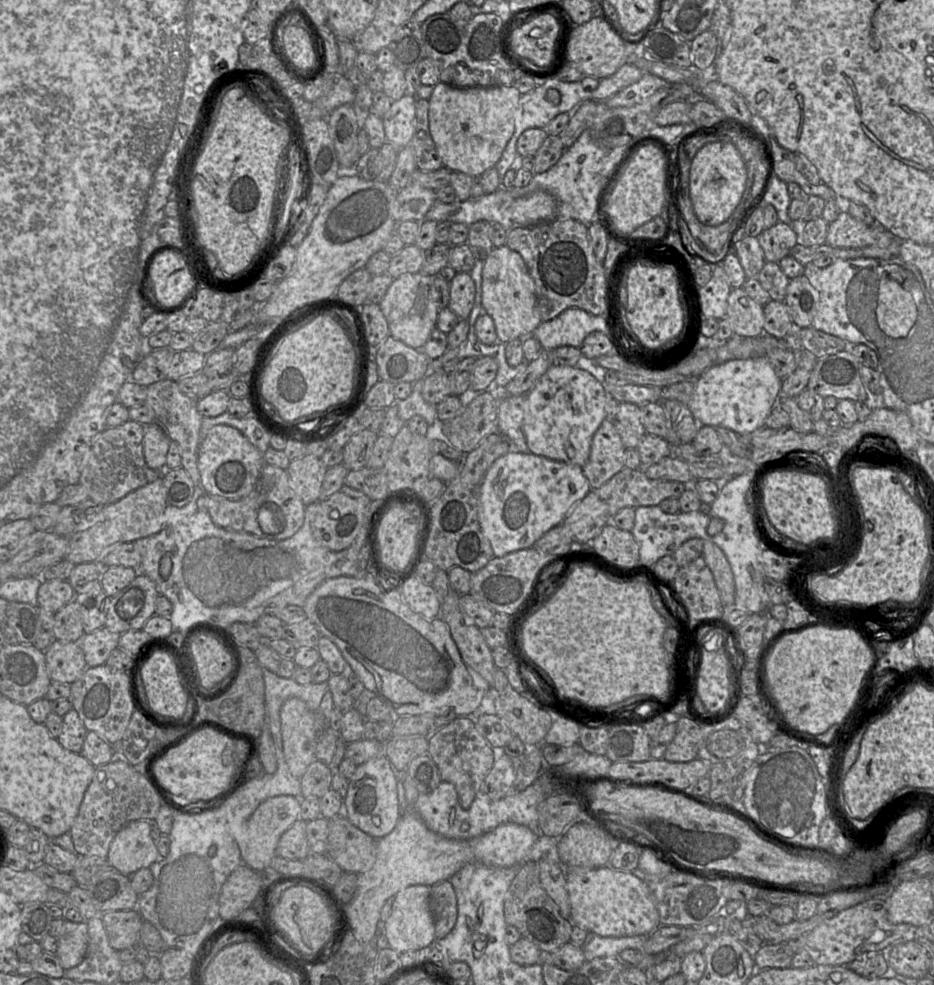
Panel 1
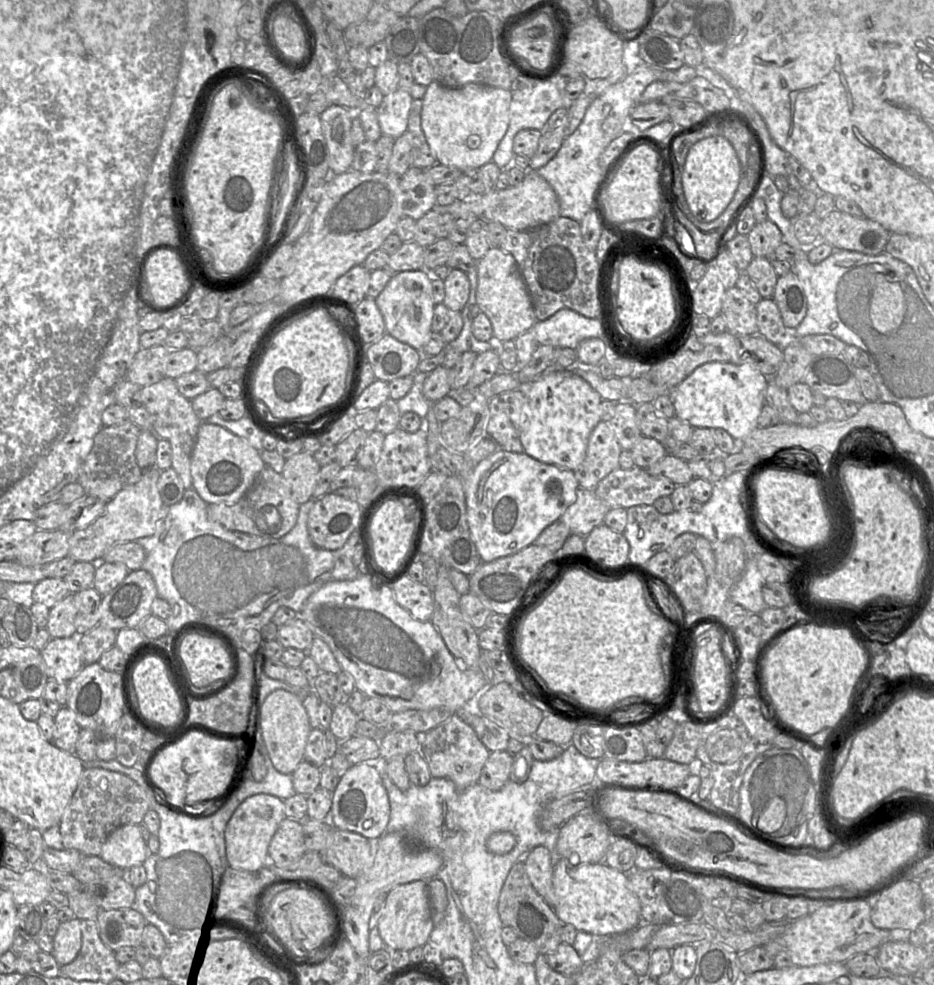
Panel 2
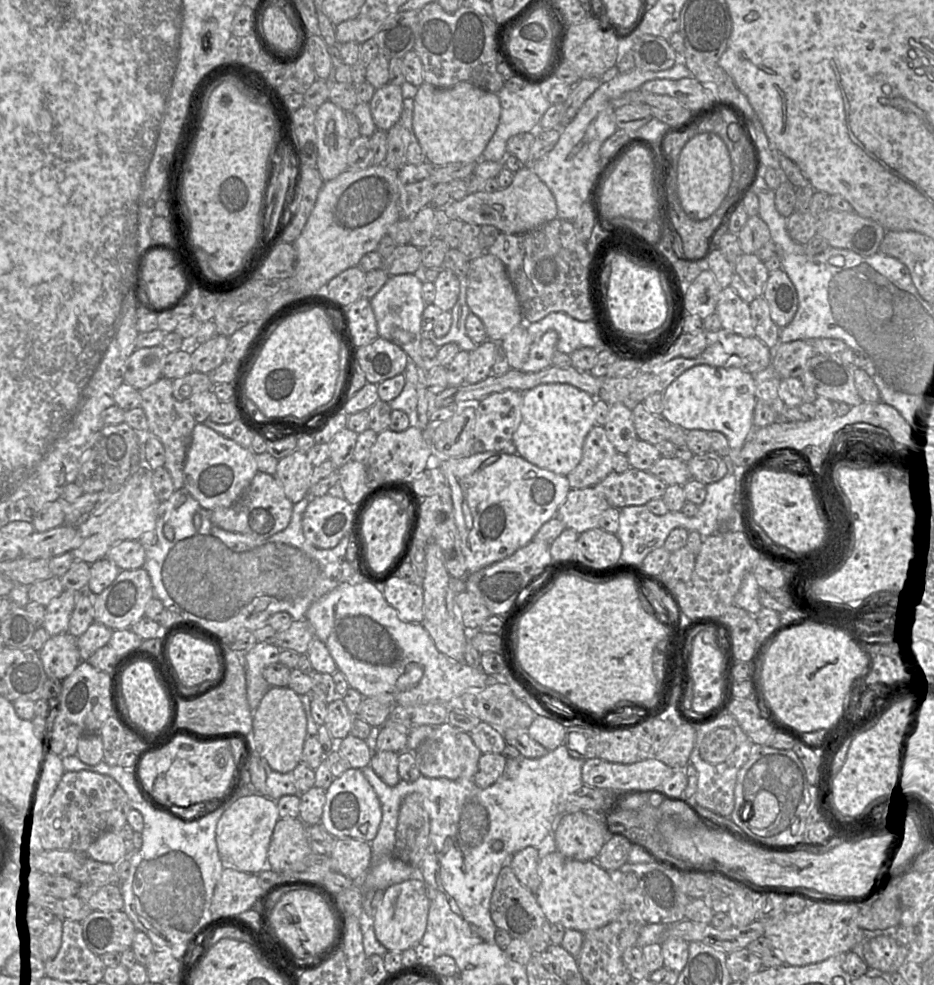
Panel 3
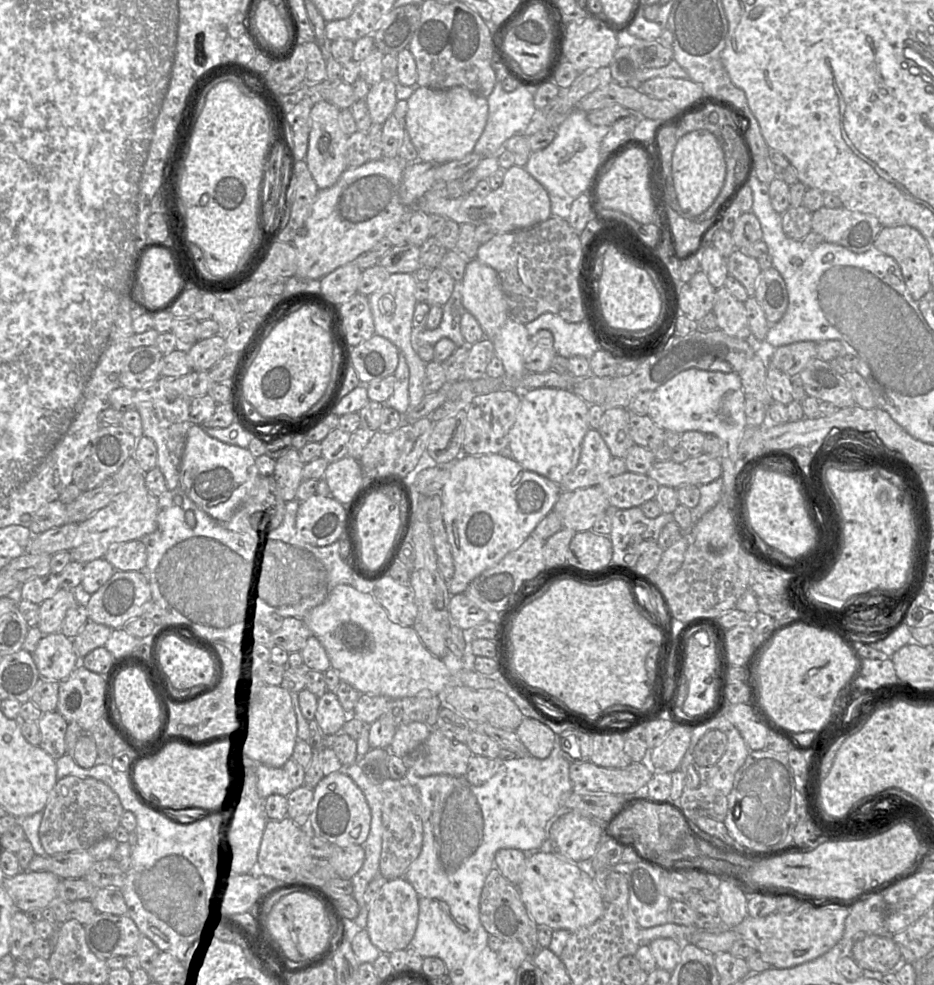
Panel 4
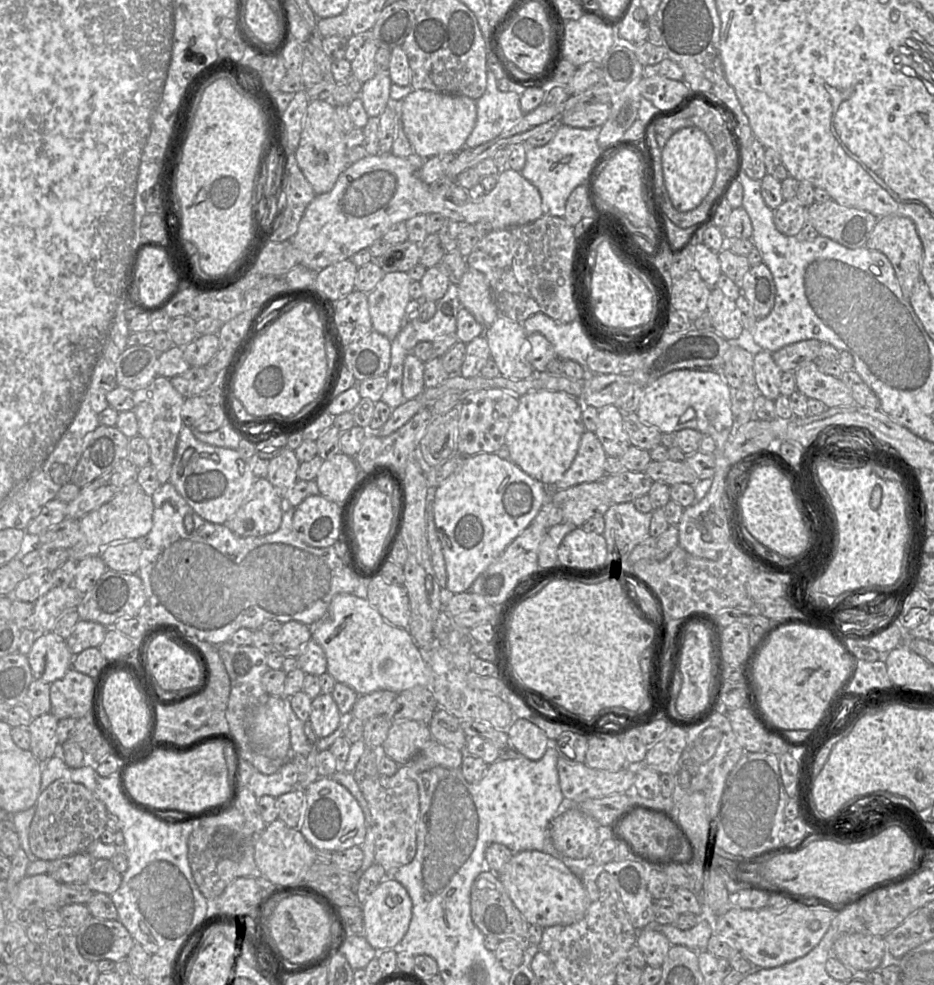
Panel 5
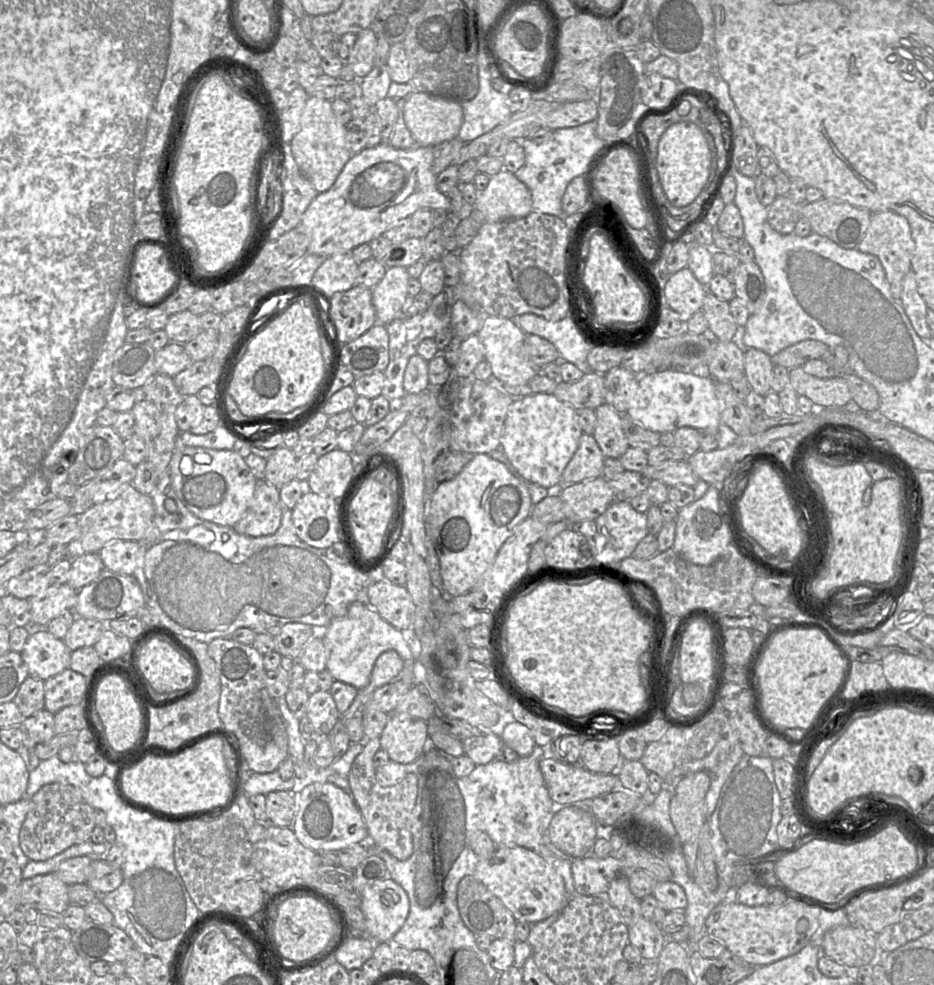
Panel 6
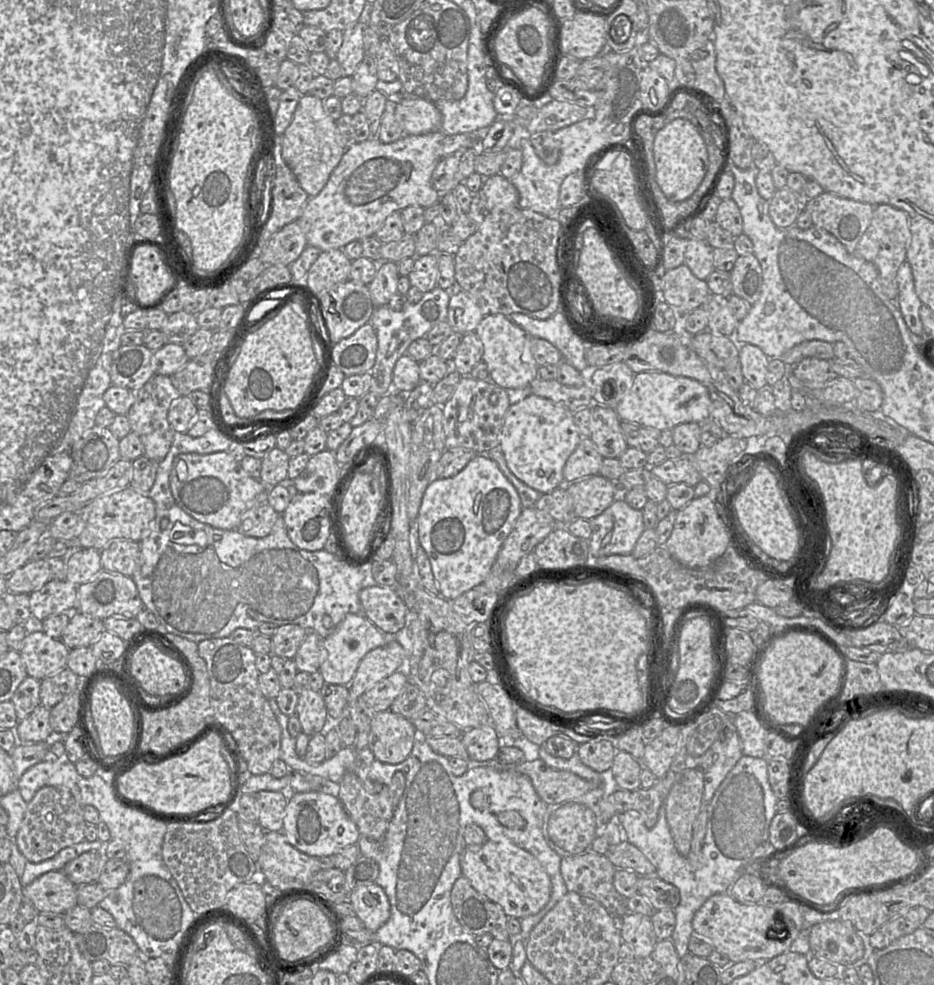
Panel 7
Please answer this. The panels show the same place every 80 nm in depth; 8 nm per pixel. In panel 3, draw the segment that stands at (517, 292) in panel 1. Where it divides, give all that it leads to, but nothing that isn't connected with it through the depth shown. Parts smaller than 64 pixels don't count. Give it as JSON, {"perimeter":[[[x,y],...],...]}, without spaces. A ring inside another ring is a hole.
{"perimeter":[[[486,251],[470,261],[466,302],[470,312],[484,324],[488,340],[501,342],[513,328],[520,324],[526,324],[515,289],[503,262]]]}

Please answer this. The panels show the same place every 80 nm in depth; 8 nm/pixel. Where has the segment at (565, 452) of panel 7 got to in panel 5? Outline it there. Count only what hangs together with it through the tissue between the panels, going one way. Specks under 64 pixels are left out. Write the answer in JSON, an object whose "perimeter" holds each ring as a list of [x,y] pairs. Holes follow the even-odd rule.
{"perimeter":[[[538,390],[520,396],[505,438],[505,445],[509,449],[512,461],[532,478],[545,485],[555,485],[571,466],[582,434],[586,431],[582,421],[583,407],[577,398],[564,391]]]}

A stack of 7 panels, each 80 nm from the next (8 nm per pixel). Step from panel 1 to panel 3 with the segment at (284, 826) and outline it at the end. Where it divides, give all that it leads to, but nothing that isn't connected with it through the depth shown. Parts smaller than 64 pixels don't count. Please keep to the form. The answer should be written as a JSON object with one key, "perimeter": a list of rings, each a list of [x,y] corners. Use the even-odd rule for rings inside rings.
{"perimeter":[[[261,794],[244,796],[233,802],[216,827],[217,848],[224,866],[251,874],[264,870],[273,830],[279,819],[276,801]]]}

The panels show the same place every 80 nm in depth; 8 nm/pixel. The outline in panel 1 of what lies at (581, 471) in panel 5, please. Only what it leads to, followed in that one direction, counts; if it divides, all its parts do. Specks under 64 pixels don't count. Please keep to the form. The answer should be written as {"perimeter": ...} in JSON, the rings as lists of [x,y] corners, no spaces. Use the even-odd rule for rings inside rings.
{"perimeter":[[[604,419],[595,432],[590,455],[582,466],[591,489],[597,489],[625,467],[625,450],[614,423]]]}

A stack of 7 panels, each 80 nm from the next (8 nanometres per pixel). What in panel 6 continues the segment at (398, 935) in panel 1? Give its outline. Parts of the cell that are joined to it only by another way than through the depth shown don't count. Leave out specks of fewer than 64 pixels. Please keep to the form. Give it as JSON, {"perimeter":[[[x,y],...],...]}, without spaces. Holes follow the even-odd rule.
{"perimeter":[[[386,878],[360,894],[359,908],[365,917],[366,936],[375,943],[384,943],[390,942],[404,925],[410,901],[398,883]]]}

